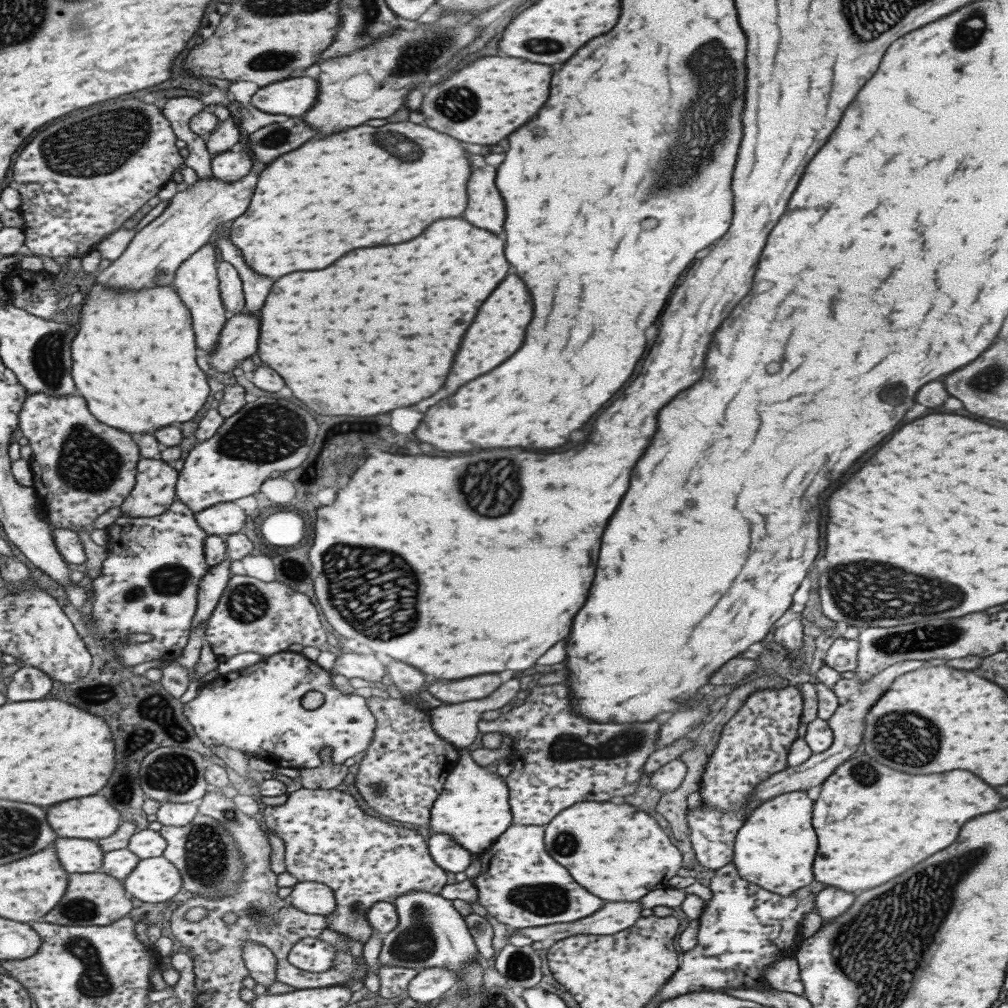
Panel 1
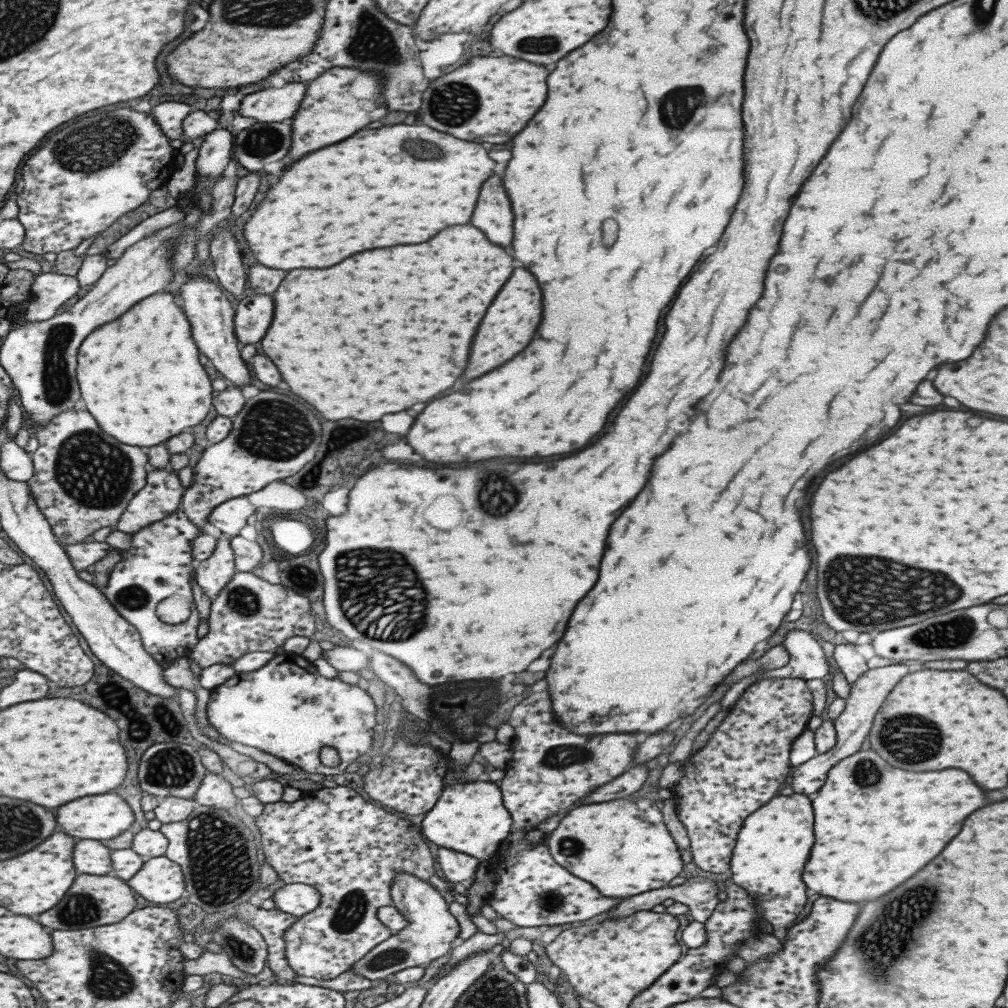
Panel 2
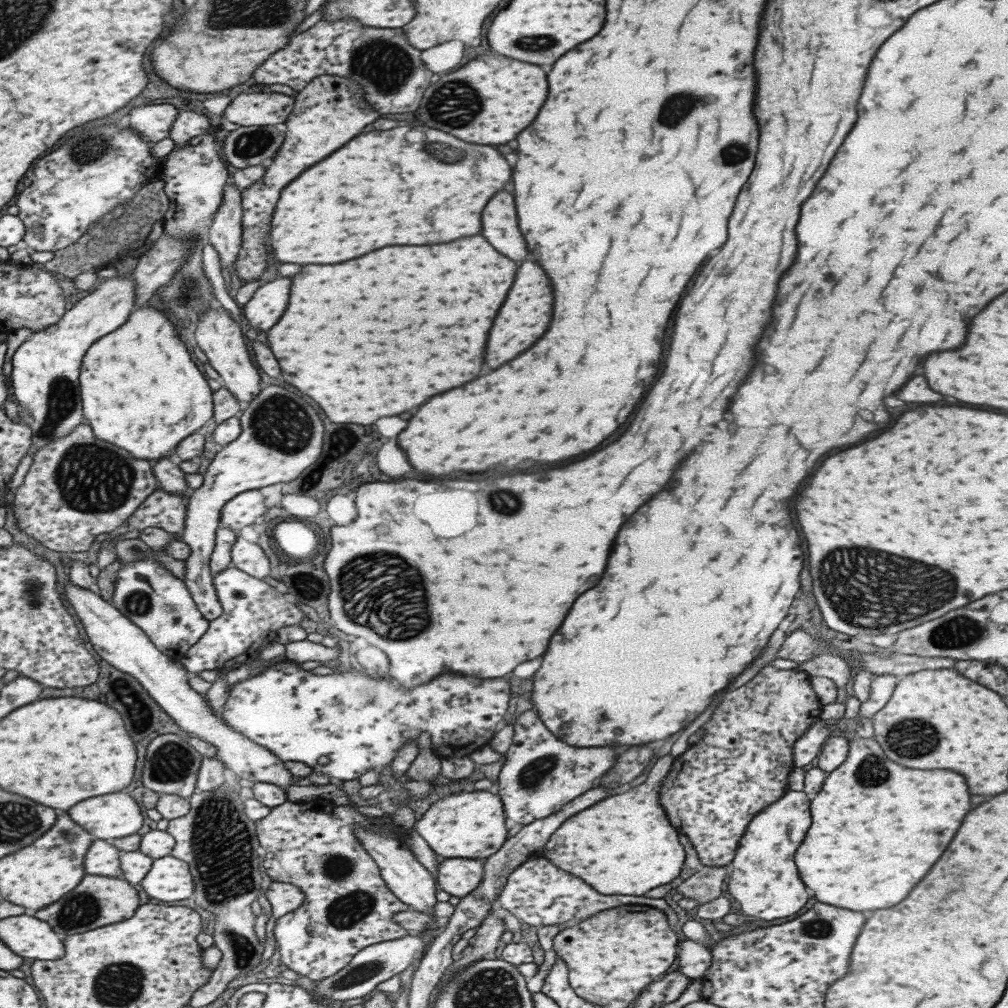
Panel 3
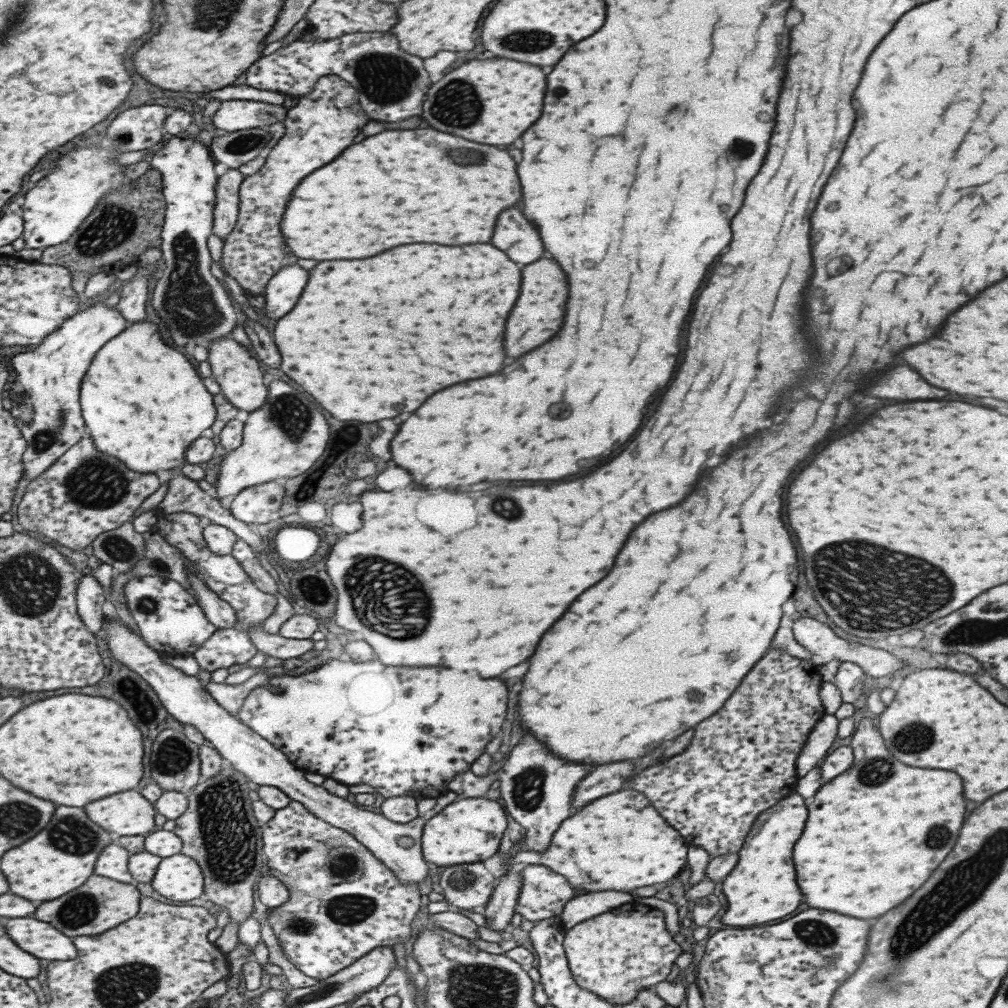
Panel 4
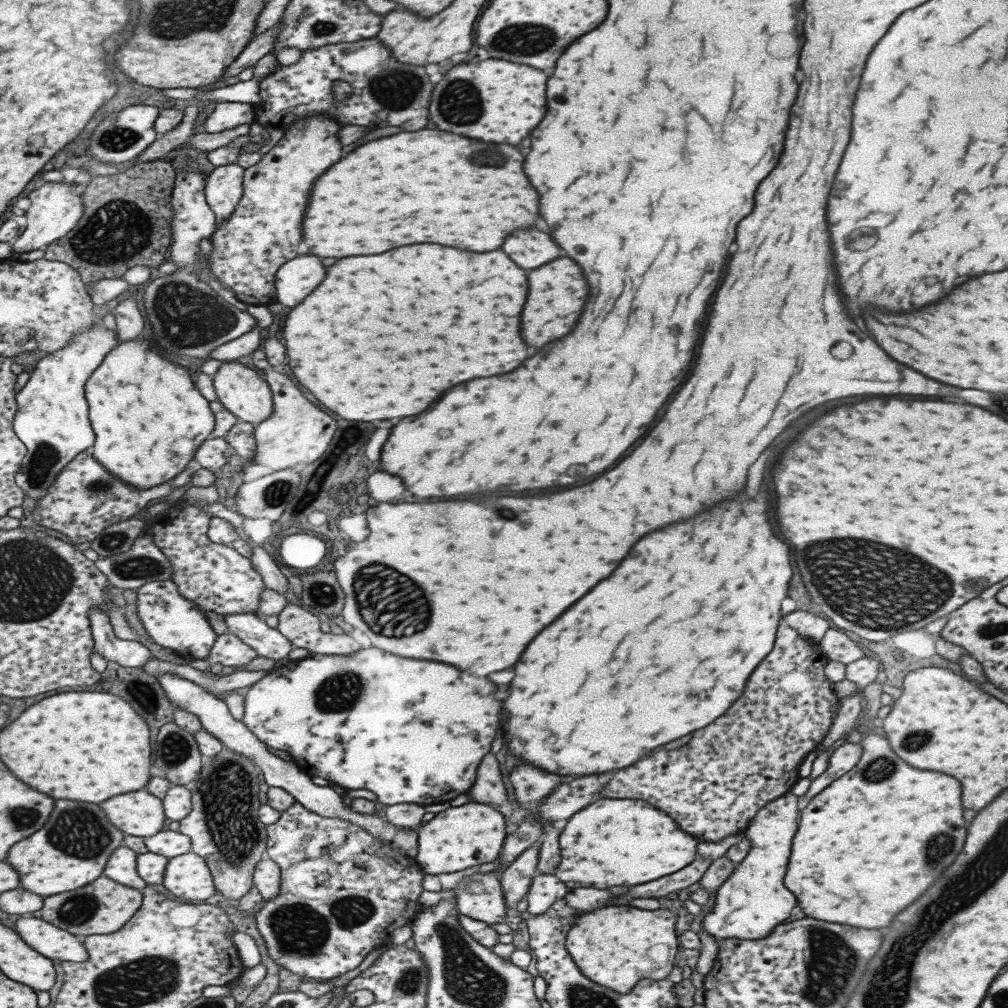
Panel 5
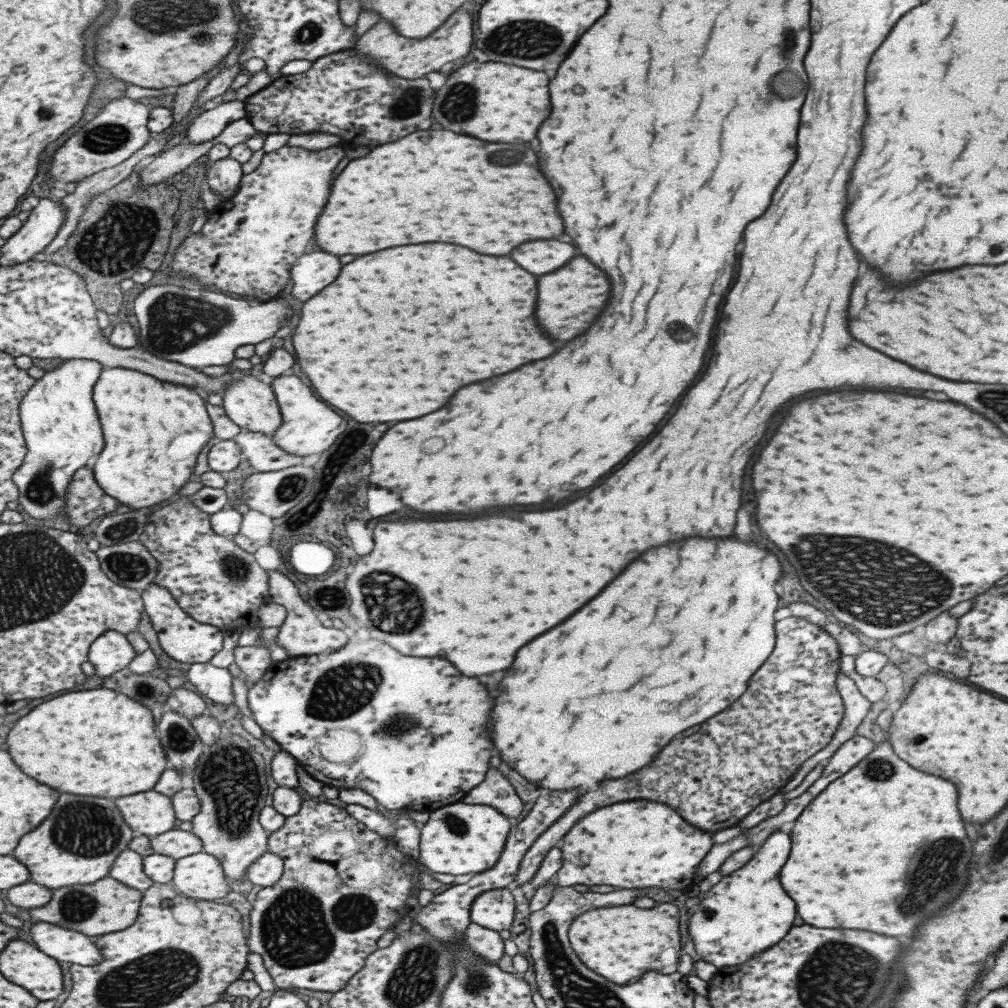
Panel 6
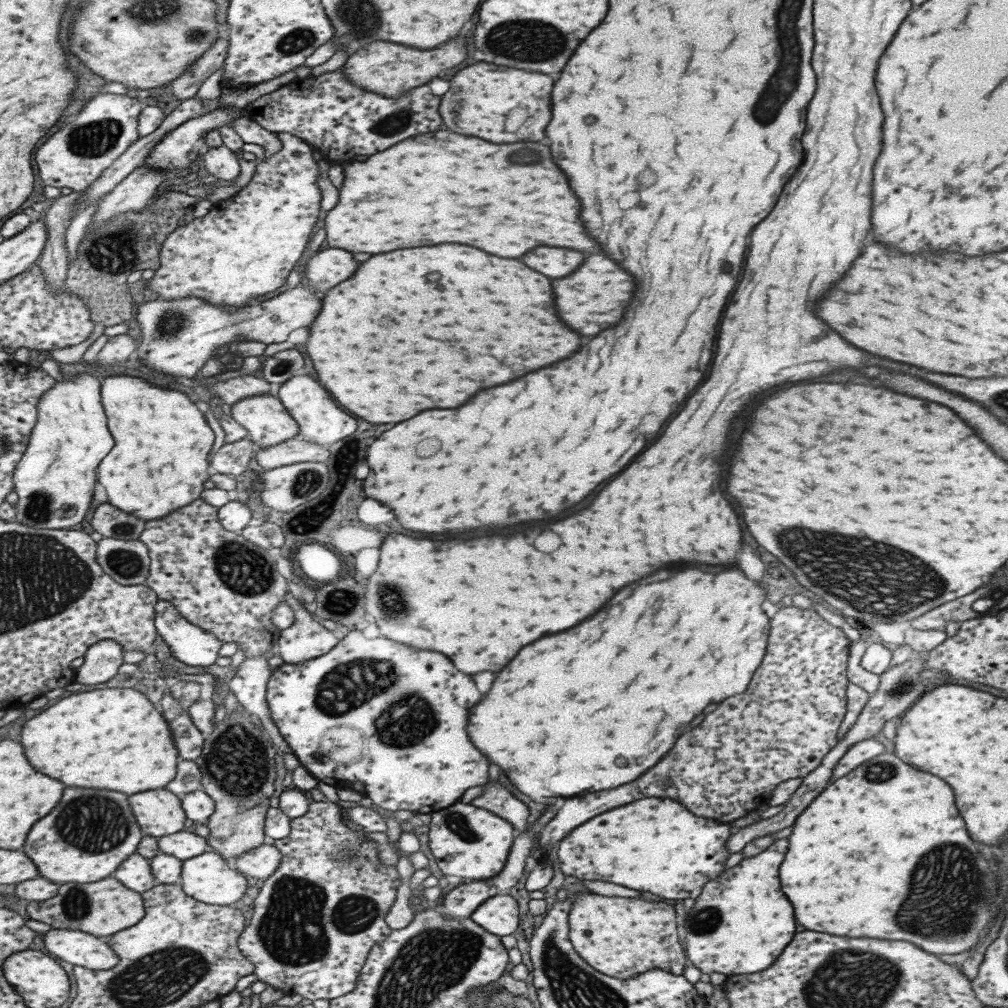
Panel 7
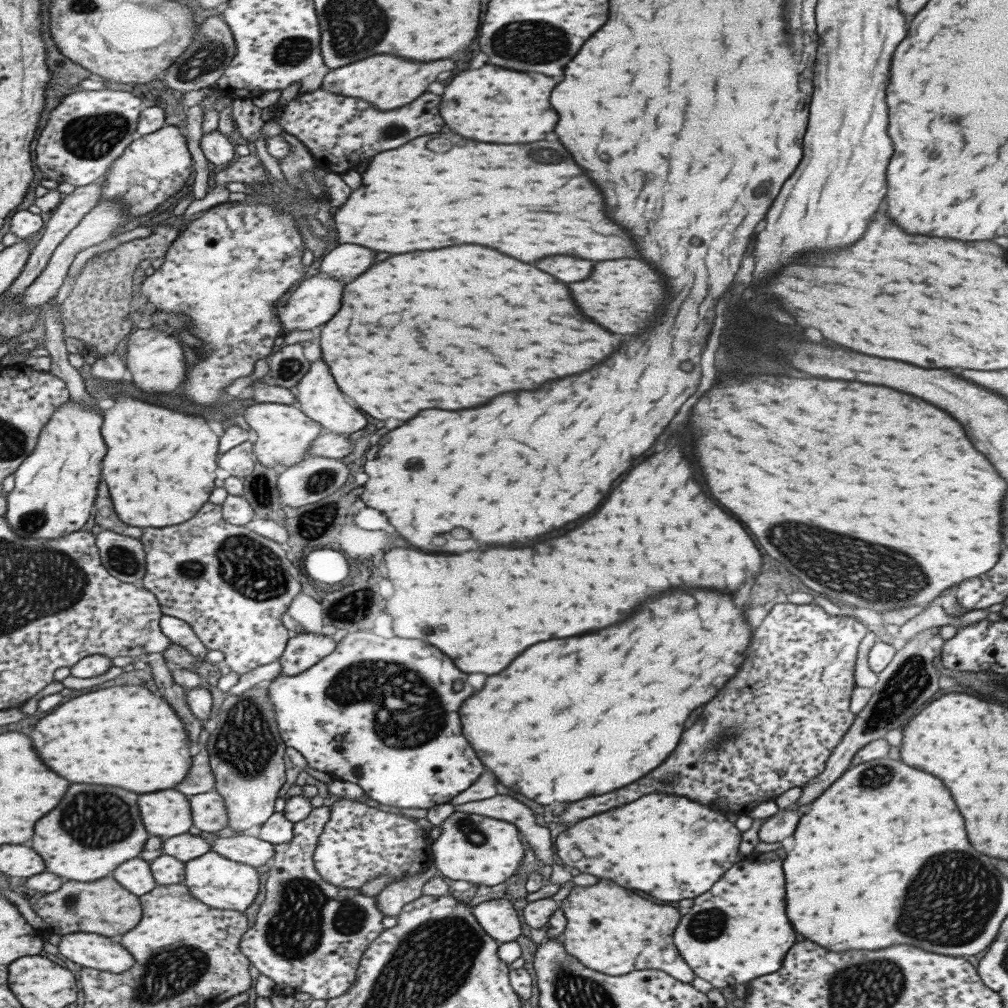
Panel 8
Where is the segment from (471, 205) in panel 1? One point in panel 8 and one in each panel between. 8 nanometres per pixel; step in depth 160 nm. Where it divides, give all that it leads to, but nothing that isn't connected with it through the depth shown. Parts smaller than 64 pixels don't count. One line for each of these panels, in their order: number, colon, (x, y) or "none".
2: (492, 214)
3: (498, 223)
4: (512, 235)
5: (528, 248)
6: (538, 256)
7: (554, 262)
8: (565, 268)

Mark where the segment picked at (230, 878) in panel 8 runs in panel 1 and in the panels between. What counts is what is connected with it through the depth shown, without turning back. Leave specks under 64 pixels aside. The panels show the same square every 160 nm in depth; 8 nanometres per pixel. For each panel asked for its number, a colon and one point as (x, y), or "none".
1: (155, 879)
2: (159, 880)
3: (168, 878)
4: (177, 877)
5: (186, 876)
6: (199, 876)
7: (207, 878)

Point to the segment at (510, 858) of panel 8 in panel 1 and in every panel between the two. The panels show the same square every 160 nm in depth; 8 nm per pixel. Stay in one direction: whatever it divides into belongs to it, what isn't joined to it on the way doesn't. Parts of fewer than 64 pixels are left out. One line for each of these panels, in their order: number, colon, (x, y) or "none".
1: (472, 808)
2: (468, 817)
3: (470, 825)
4: (467, 831)
5: (459, 837)
6: (461, 839)
7: (465, 841)

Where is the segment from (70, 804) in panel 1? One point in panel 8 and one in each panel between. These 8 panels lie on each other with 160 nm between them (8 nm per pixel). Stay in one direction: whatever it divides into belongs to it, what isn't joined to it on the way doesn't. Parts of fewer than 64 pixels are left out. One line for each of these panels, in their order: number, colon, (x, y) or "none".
2: (101, 817)
3: (117, 815)
4: (126, 813)
5: (139, 813)
6: (150, 813)
7: (158, 813)
8: (164, 814)

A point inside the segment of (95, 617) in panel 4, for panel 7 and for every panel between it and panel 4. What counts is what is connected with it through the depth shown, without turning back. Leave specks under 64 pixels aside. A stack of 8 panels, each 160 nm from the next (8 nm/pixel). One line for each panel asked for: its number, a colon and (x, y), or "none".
5: (130, 654)
6: (110, 651)
7: (101, 661)

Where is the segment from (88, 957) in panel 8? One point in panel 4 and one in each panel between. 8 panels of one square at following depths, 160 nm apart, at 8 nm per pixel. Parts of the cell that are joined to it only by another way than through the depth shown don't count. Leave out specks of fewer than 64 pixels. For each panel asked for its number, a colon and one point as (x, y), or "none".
4: (39, 939)
5: (51, 942)
6: (62, 945)
7: (78, 948)

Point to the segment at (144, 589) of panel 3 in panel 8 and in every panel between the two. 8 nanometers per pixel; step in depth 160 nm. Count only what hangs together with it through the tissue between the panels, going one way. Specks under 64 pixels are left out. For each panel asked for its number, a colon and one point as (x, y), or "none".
4: (169, 620)
5: (174, 623)
6: (185, 640)
7: (189, 644)
8: (178, 632)

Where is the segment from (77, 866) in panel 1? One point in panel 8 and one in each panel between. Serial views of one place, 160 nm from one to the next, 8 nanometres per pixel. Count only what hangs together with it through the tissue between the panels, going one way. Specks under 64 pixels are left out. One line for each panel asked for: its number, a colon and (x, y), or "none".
2: (91, 857)
3: (101, 858)
4: (111, 862)
5: (120, 867)
6: (127, 867)
7: (133, 872)
8: (134, 874)

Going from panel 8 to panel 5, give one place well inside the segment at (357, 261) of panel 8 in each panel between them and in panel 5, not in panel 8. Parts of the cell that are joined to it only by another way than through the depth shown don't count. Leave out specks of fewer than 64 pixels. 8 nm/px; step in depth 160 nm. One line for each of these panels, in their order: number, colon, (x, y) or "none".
5: (294, 279)
6: (309, 273)
7: (327, 267)

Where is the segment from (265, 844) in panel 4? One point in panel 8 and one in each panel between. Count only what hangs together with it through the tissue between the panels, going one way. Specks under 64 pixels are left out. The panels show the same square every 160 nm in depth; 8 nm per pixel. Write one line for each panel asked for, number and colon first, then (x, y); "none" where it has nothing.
5: (342, 893)
6: (342, 885)
7: (315, 918)
8: (308, 936)

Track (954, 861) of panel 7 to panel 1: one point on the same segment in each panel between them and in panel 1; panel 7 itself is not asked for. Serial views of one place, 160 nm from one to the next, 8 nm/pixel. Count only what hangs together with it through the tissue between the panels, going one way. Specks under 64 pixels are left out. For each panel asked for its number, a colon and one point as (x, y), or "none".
1: (872, 823)
2: (874, 826)
3: (874, 834)
4: (874, 834)
5: (864, 849)
6: (852, 864)

